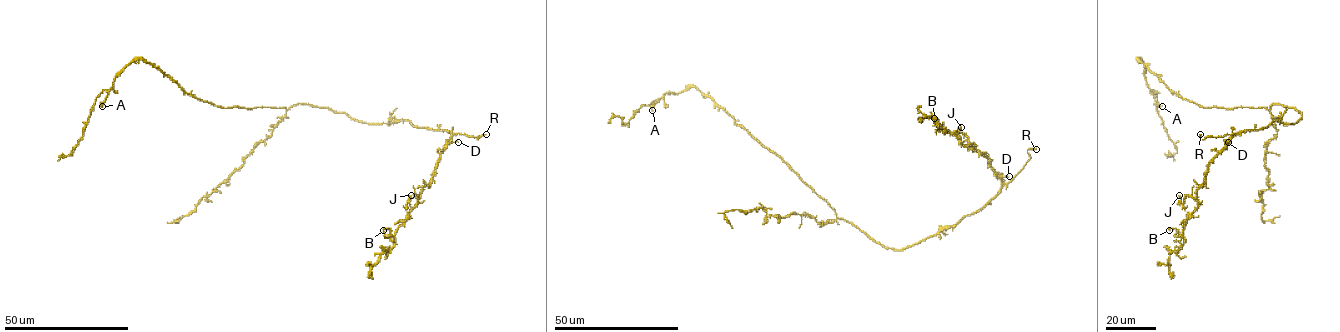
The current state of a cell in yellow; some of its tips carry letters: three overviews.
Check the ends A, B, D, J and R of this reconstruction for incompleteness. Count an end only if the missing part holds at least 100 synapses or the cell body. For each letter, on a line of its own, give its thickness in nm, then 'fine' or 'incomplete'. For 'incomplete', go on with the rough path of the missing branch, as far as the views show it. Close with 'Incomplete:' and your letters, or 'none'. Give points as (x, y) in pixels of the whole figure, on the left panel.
A: 180 nm thick; fine
B: 170 nm thick; fine
D: 80 nm thick; fine
J: 120 nm thick; fine
R: 200 nm thick; incomplete; missing branch runs (486, 134), (494, 135), (512, 145)
Incomplete: R

